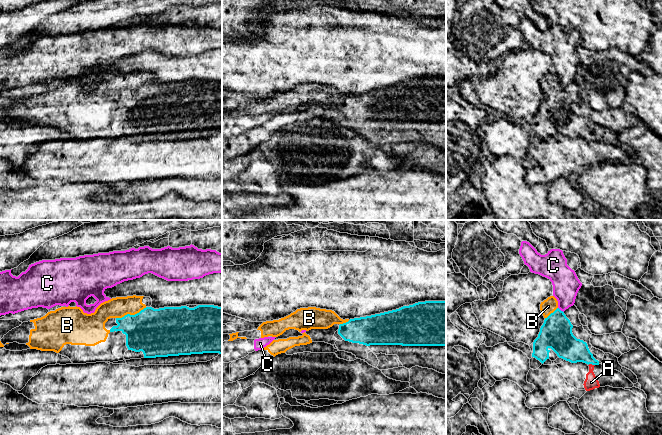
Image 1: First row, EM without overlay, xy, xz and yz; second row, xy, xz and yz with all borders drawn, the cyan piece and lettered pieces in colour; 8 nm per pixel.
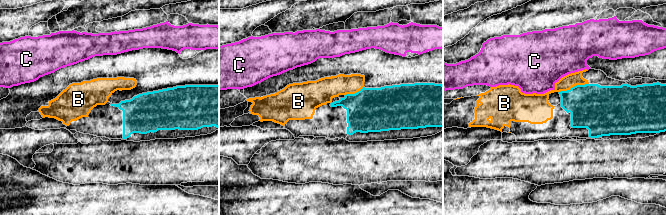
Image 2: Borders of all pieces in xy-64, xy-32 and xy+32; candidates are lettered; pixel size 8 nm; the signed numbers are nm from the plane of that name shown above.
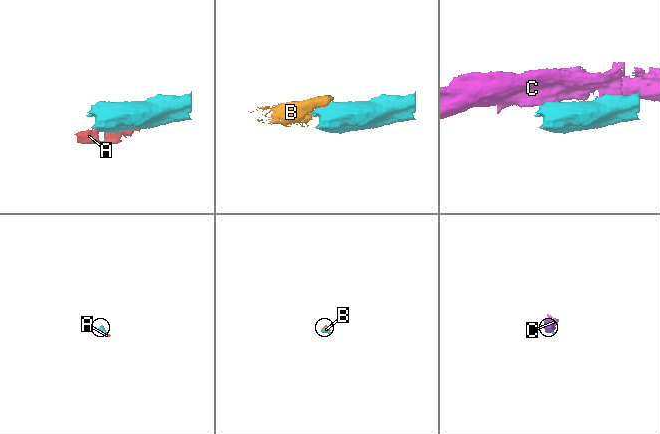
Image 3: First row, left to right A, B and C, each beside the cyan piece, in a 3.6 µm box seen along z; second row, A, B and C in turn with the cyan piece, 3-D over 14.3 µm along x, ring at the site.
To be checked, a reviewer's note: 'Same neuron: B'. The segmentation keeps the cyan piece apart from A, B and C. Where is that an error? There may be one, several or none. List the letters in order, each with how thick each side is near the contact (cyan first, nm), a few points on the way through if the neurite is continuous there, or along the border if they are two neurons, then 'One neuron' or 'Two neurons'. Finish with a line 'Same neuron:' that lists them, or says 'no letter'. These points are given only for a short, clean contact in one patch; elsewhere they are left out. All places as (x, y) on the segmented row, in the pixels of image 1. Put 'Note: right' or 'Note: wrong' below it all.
A: Thickness 200 nm (cyan) against 120 nm. Two neurons
B: Thickness 380 nm (cyan) against 170 nm. Path across: xy (156, 332), (131, 315), (125, 309), (118, 307). One neuron
C: Thickness 260 nm (cyan) against 220 nm. Boundary: yz (558, 307), (563, 312). Two neurons
Same neuron: B
Note: right

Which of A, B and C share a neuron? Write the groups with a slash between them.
A / B / C

